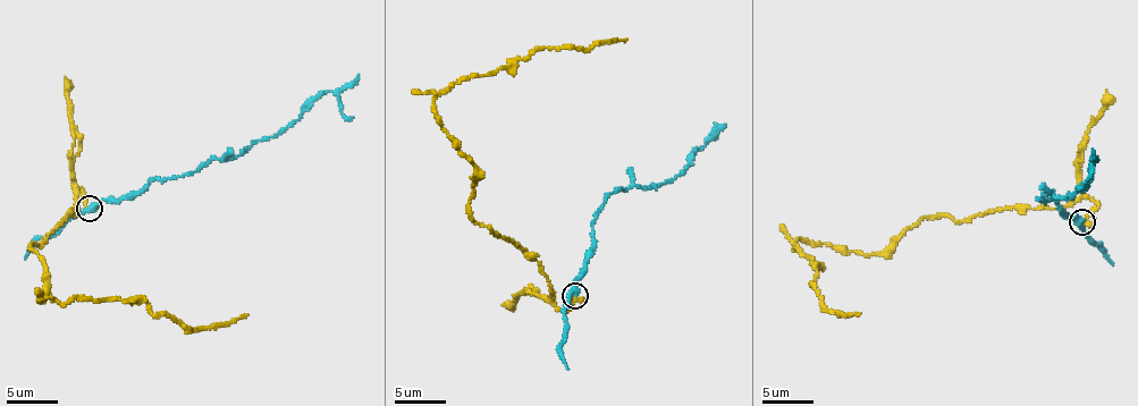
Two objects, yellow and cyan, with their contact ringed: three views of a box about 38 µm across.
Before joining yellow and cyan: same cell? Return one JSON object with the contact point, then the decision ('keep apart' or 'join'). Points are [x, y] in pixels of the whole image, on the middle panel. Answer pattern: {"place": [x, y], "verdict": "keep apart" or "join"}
{"place": [574, 296], "verdict": "keep apart"}

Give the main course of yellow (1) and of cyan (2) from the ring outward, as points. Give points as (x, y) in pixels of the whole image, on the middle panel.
1: (574, 295), (568, 307), (555, 305), (536, 260), (471, 217), (479, 178), (433, 100), (534, 50), (626, 39)
2: (574, 295), (576, 280), (595, 237), (592, 223), (609, 193), (656, 187), (683, 175), (698, 150), (726, 124)

